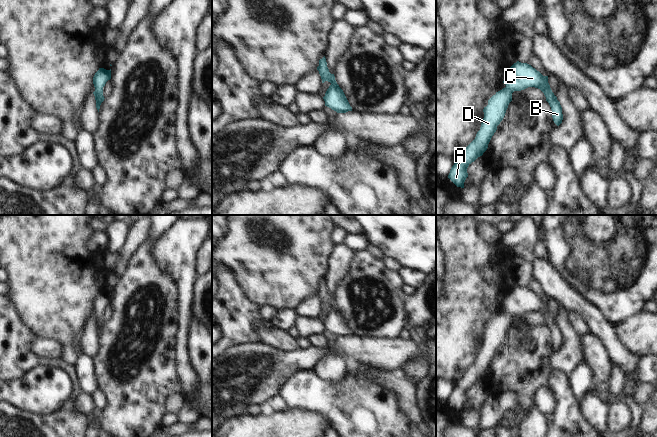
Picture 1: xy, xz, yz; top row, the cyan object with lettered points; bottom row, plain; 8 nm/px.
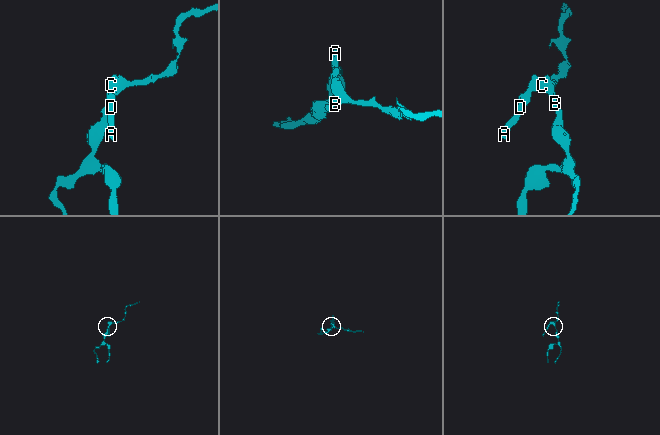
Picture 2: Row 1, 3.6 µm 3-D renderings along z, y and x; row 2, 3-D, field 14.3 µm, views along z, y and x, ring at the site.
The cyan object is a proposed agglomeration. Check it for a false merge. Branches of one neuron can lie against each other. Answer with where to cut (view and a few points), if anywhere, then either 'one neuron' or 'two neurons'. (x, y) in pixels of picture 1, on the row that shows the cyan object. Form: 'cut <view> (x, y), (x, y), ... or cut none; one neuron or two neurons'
cut none; one neuron

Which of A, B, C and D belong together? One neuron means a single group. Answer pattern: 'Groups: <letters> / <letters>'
Groups: A B C D

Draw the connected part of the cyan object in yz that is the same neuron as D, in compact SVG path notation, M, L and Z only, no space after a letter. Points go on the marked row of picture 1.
M517 61L504 75L503 83L506 87L496 92L488 100L488 105L484 107L484 118L475 139L459 155L450 170L448 178L457 187L464 188L464 182L468 177L468 166L487 150L488 144L497 130L497 126L503 120L508 105L512 101L512 93L514 91L521 91L528 87L540 89L551 107L554 123L557 126L562 123L562 107L550 88L548 76L543 76L527 63Z

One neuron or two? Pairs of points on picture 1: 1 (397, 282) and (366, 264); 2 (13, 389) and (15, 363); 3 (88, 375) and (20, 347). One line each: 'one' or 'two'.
1: one
2: two
3: two

